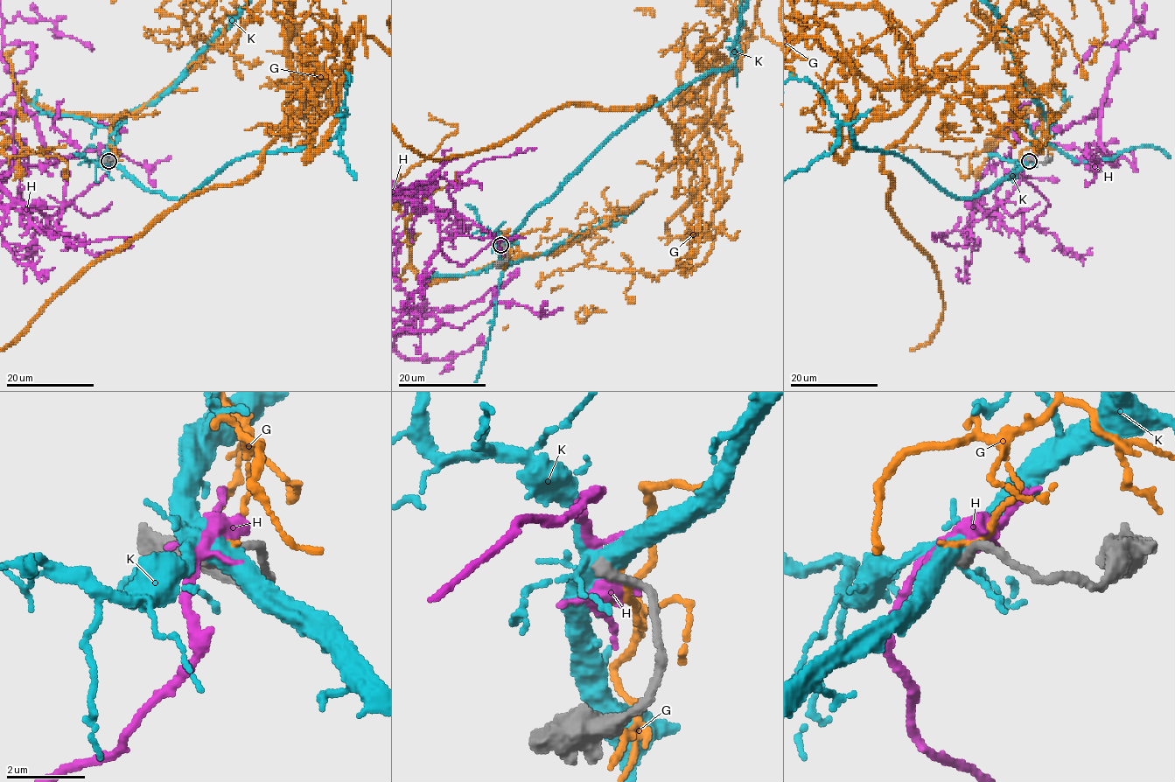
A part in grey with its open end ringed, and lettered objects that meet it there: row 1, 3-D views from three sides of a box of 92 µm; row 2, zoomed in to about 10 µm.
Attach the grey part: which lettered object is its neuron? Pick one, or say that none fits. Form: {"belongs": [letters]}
{"belongs": []}

